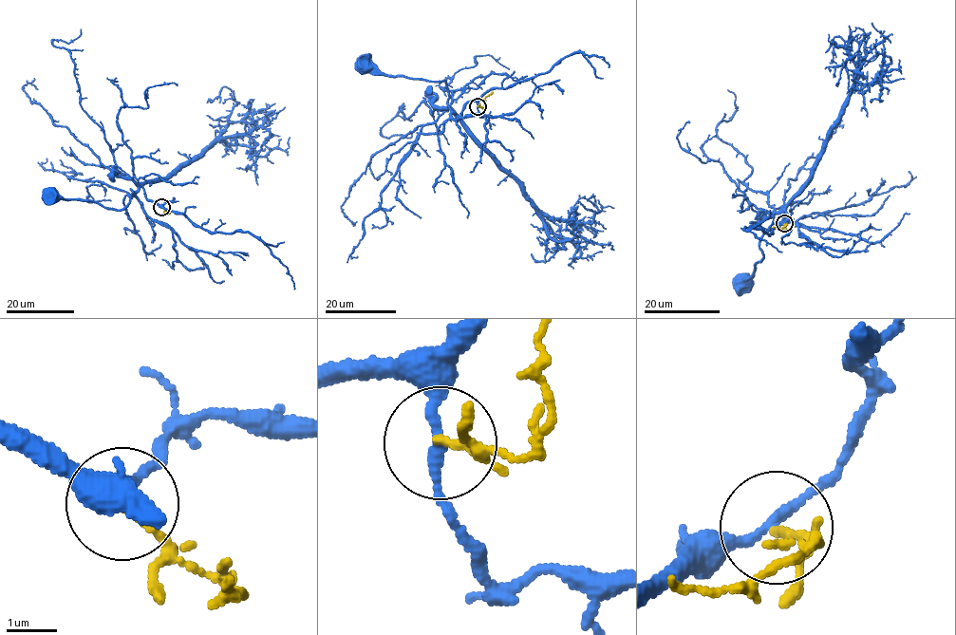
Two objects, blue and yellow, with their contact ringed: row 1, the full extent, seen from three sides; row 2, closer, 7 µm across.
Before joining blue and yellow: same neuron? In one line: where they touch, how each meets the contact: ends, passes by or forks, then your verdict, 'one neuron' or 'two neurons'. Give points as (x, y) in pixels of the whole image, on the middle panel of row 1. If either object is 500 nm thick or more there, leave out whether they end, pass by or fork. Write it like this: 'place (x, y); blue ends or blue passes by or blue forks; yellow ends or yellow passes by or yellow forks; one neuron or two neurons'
place (478, 106); blue passes by; yellow ends; two neurons

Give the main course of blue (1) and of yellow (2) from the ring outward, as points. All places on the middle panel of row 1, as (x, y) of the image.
1: (478, 106), (467, 102), (458, 116), (450, 109), (443, 81), (385, 76), (365, 63)
2: (478, 106), (484, 107), (485, 98), (493, 91)

